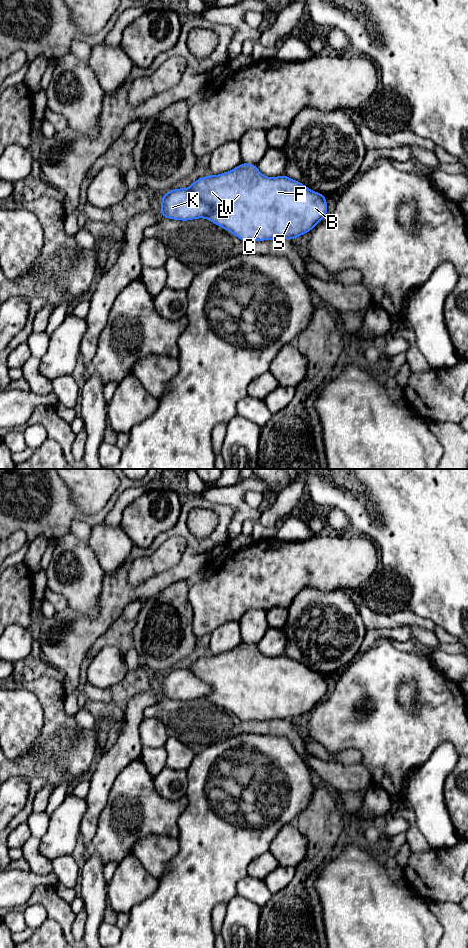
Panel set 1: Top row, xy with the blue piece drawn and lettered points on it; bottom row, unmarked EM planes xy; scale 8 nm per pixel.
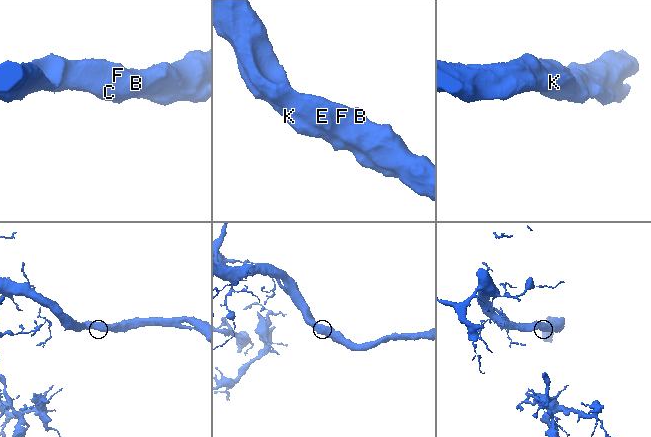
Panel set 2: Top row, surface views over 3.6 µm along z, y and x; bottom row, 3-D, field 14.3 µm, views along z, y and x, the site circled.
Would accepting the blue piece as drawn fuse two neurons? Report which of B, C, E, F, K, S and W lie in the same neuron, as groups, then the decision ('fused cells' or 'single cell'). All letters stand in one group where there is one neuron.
B C E F K S W; single cell

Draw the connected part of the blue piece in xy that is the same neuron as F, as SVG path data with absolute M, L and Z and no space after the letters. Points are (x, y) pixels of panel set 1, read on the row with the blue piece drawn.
M241 163L219 175L195 180L187 189L164 193L160 210L164 218L189 221L205 218L234 234L241 241L293 240L319 224L328 213L326 196L287 177L263 175L257 165Z

